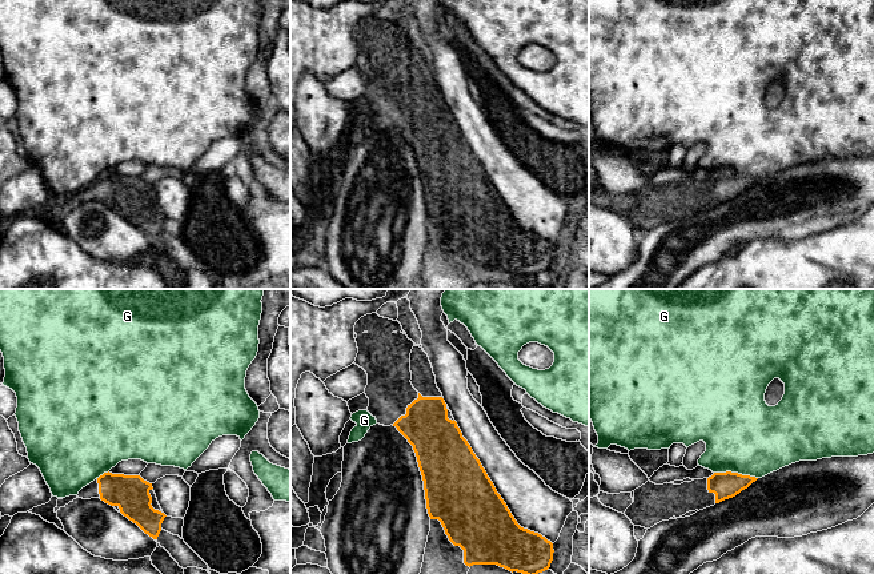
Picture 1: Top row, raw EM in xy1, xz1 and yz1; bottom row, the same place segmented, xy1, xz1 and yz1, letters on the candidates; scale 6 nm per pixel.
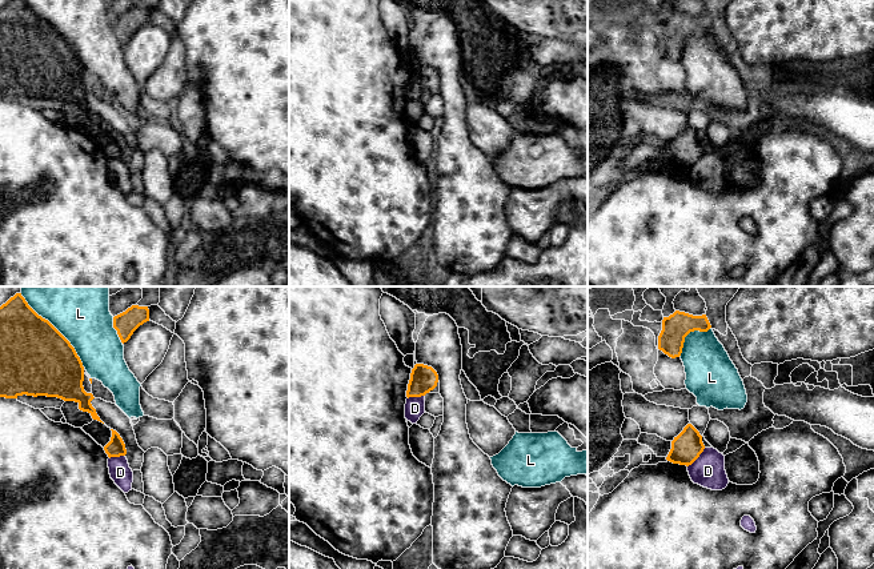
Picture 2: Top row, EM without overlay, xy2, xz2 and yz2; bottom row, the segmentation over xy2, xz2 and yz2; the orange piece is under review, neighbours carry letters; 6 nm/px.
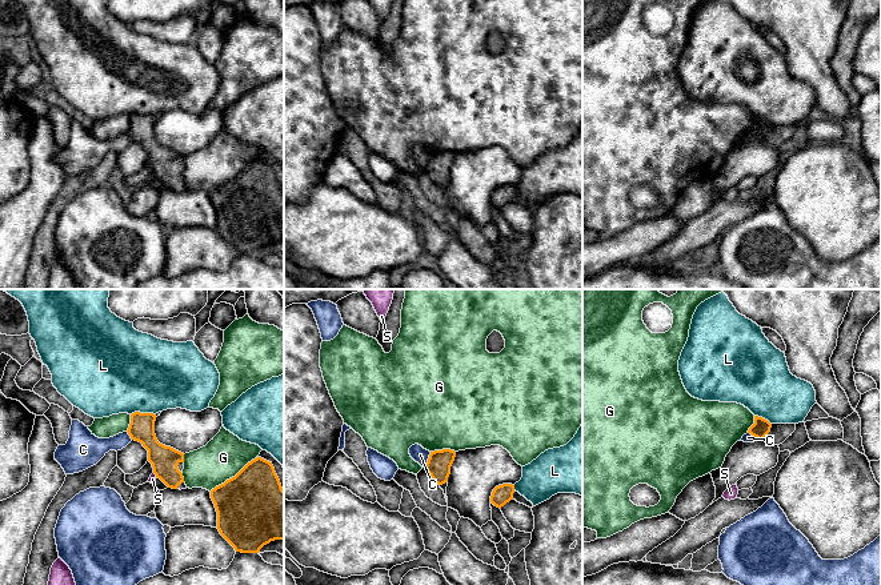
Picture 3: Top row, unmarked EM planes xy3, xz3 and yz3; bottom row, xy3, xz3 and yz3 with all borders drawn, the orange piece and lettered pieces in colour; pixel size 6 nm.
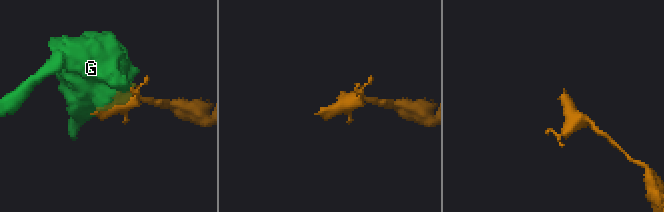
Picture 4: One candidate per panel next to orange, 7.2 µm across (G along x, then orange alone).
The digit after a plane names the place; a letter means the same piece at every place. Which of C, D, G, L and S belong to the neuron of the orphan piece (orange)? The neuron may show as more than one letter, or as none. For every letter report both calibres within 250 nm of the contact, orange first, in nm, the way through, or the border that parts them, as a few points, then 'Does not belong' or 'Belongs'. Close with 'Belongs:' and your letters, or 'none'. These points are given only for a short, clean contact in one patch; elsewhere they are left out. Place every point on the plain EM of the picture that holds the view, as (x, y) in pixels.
C: Thickness 150 nm (orange) against 90 nm. Boundary: xz3 (431, 153), (424, 168). Does not belong
D: Thickness 180 nm (orange) against 200 nm. Boundary: yz2 (705, 149), (688, 168). Does not belong
G: Thickness 440 nm (orange) against 260 nm. Does not belong
L: Thickness 440 nm (orange) against 300 nm. Does not belong
S: Thickness 170 nm (orange) against 50 nm. Boundary: xy3 (153, 173), (156, 177). Does not belong
Belongs: none

